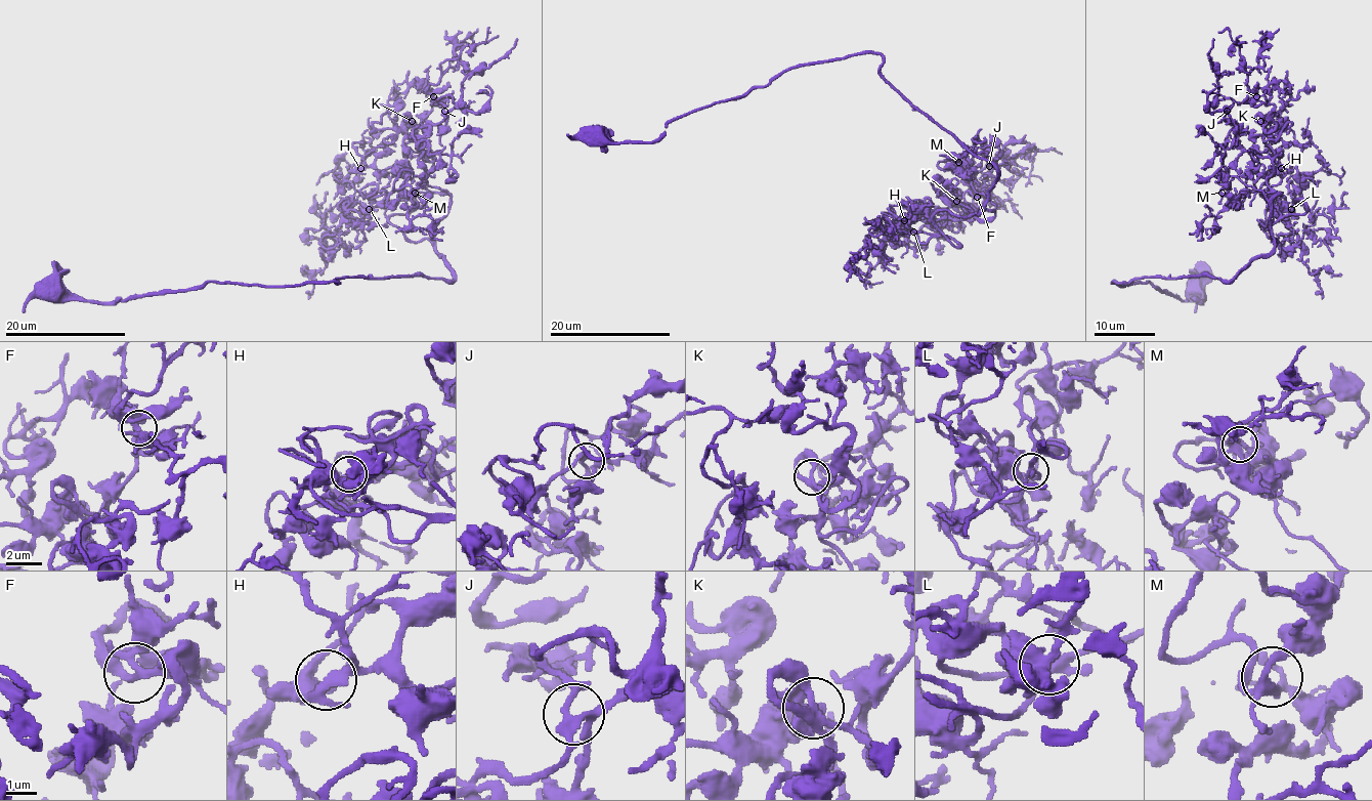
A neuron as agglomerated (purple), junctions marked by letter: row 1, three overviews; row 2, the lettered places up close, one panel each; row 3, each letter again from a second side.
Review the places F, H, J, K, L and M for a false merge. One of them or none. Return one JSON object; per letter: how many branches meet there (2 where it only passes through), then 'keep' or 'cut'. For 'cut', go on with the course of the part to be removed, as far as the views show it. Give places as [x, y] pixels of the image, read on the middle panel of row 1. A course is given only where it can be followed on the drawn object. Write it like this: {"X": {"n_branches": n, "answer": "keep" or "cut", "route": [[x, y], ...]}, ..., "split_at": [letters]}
{"F": {"n_branches": 4, "answer": "keep"}, "H": {"n_branches": 4, "answer": "keep"}, "J": {"n_branches": 5, "answer": "keep"}, "K": {"n_branches": 5, "answer": "keep"}, "L": {"n_branches": 6, "answer": "keep"}, "M": {"n_branches": 4, "answer": "keep"}, "split_at": []}

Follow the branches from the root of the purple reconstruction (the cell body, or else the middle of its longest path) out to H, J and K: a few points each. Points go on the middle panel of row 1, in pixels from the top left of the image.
H: (597, 133), (654, 142), (879, 53), (996, 169), (977, 214), (904, 220)
J: (597, 133), (654, 142), (791, 68), (879, 53), (996, 169), (978, 219), (963, 195), (989, 166)
K: (597, 133), (654, 142), (791, 68), (879, 53), (888, 82), (996, 169), (978, 211), (992, 217), (955, 201)

